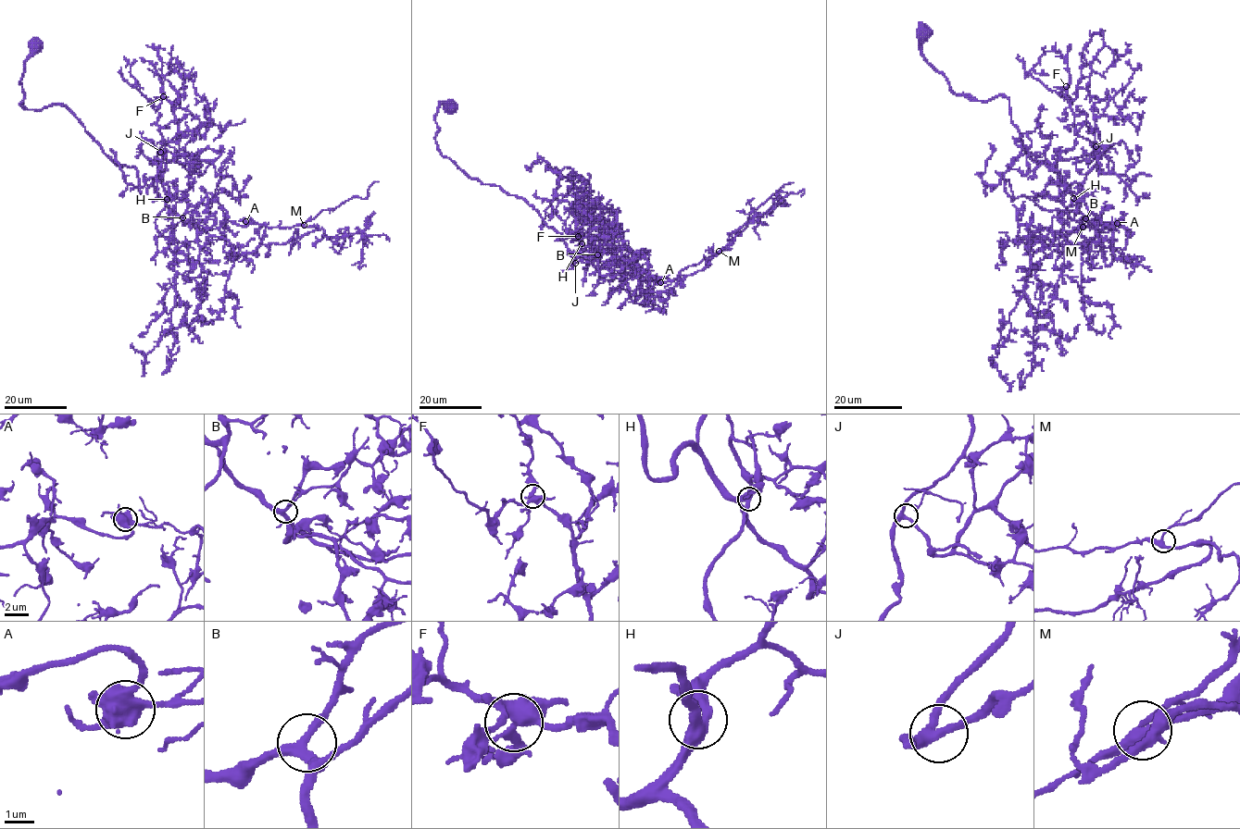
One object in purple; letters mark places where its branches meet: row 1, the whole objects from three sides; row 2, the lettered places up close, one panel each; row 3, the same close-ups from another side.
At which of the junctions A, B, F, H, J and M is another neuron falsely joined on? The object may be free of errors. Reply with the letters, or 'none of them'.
A

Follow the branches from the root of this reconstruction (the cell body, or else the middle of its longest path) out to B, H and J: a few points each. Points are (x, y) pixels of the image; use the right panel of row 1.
B: (923, 34), (921, 55), (954, 92), (1008, 99), (1024, 151), (1057, 165), (1061, 192), (1083, 187), (1085, 218)
H: (923, 34), (921, 55), (954, 92), (1008, 99), (1024, 151), (1057, 165), (1061, 192), (1078, 183), (1073, 198)
J: (923, 34), (921, 55), (954, 92), (1008, 99), (1024, 151), (1057, 165), (1061, 192), (1084, 180), (1095, 146)

